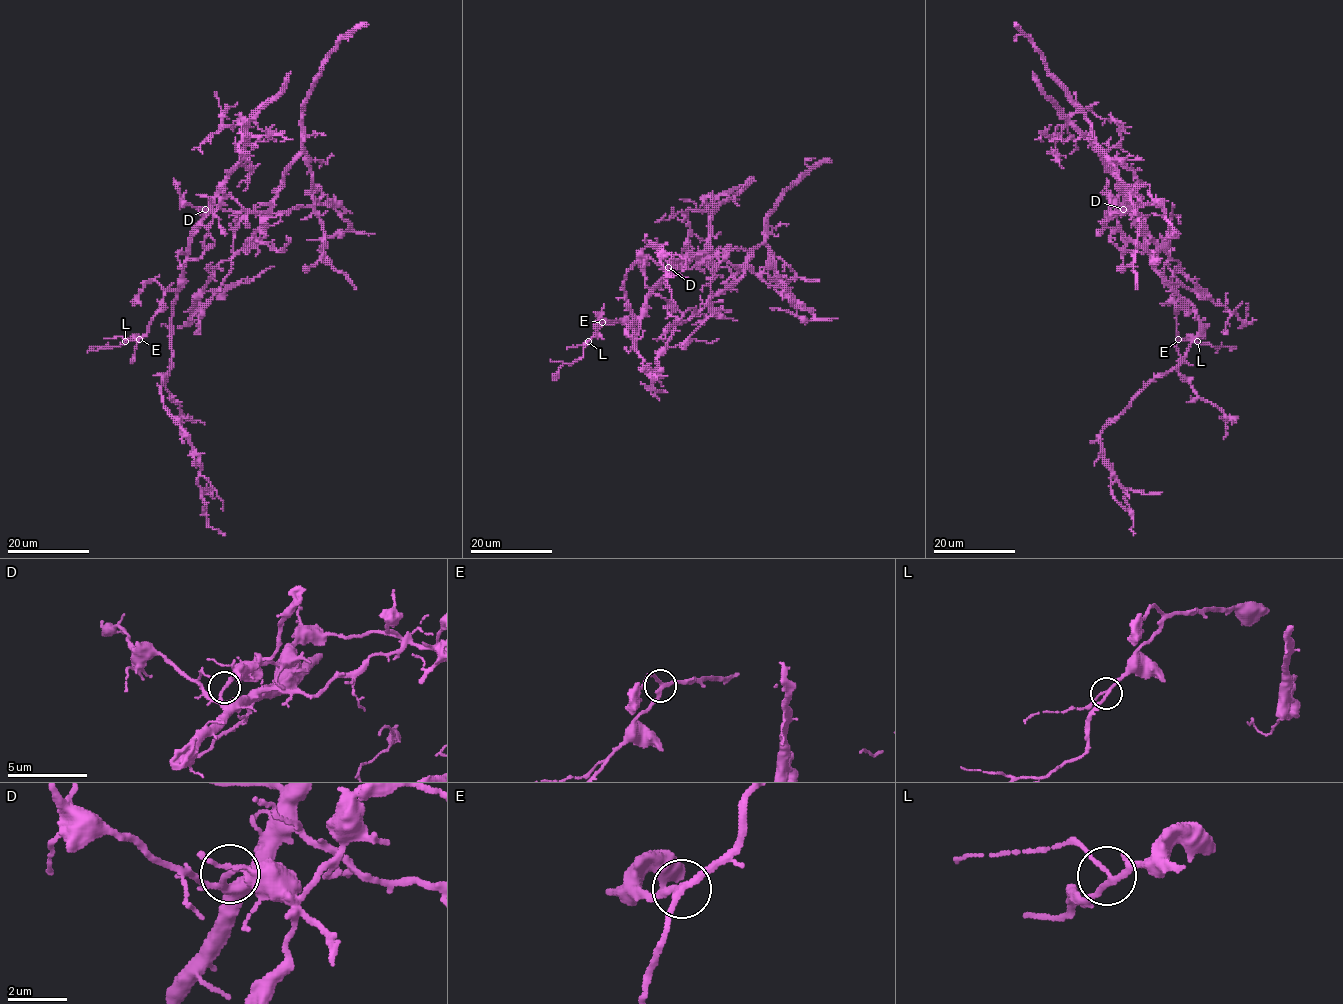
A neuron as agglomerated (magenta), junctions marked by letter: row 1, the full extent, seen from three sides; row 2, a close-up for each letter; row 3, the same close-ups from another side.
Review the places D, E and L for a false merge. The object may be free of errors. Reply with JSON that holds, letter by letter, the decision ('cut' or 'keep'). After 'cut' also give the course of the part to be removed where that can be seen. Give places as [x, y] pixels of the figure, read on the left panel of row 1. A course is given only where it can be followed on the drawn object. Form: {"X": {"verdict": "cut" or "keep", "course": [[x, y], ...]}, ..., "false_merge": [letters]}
{"D": {"verdict": "cut", "course": [[205, 209], [215, 211], [228, 197], [259, 213], [287, 213], [326, 204], [352, 225], [347, 231], [307, 240]]}, "E": {"verdict": "keep"}, "L": {"verdict": "keep"}, "false_merge": ["D"]}

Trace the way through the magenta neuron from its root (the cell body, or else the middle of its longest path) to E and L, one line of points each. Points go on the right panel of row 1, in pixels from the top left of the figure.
E: (1130, 212), (1144, 237), (1151, 266), (1173, 289), (1178, 339)
L: (1130, 212), (1144, 237), (1151, 266), (1173, 289), (1177, 336), (1197, 341)

